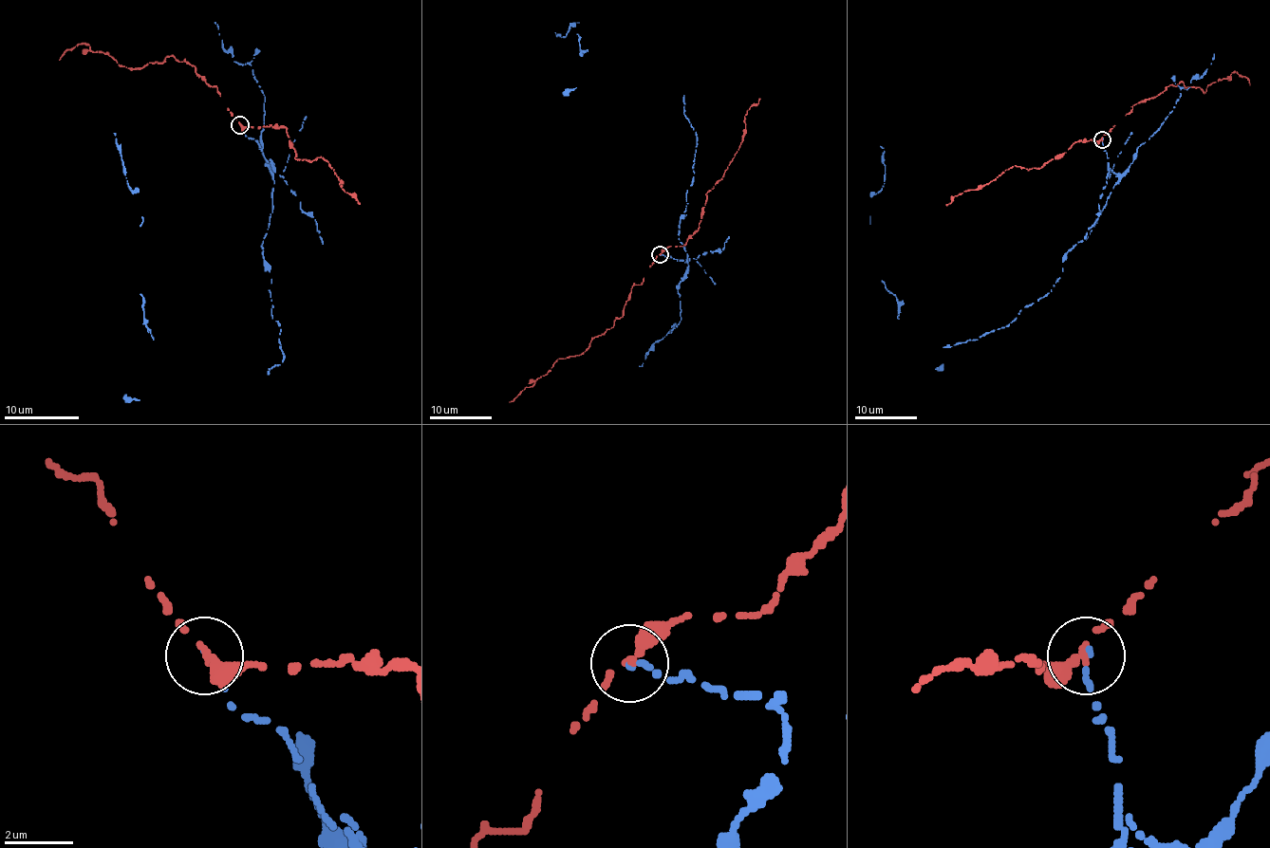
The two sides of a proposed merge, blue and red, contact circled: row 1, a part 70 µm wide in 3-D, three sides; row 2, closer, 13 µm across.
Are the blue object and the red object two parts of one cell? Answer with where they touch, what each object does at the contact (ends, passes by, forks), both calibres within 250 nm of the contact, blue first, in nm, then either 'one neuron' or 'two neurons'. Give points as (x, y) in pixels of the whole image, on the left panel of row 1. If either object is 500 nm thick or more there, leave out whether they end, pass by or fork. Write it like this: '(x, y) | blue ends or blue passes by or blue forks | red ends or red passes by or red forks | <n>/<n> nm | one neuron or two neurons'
(239, 124) | blue ends | red passes by | 100/220 nm | two neurons

